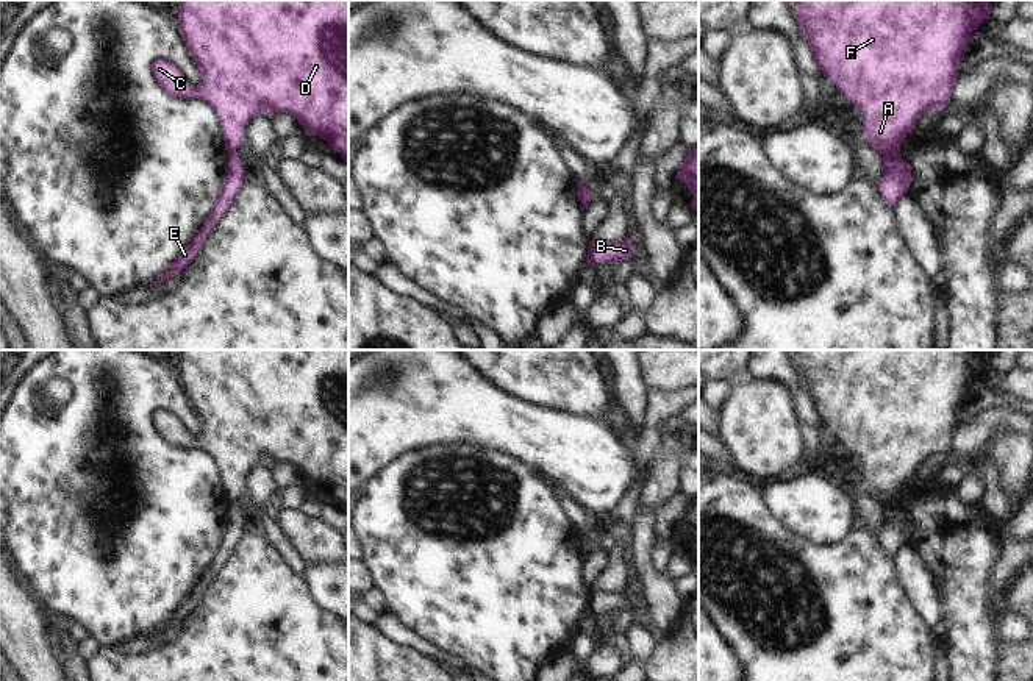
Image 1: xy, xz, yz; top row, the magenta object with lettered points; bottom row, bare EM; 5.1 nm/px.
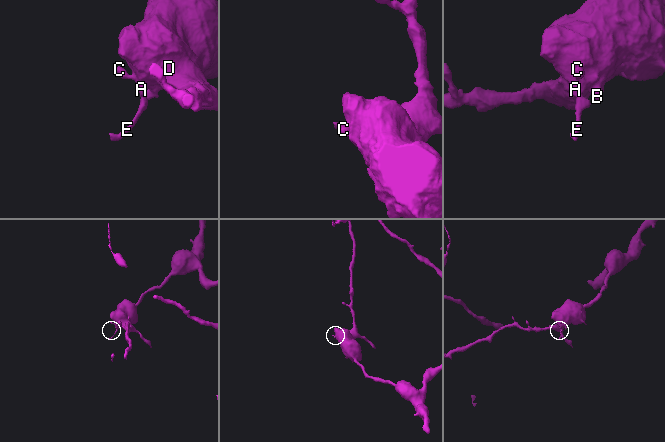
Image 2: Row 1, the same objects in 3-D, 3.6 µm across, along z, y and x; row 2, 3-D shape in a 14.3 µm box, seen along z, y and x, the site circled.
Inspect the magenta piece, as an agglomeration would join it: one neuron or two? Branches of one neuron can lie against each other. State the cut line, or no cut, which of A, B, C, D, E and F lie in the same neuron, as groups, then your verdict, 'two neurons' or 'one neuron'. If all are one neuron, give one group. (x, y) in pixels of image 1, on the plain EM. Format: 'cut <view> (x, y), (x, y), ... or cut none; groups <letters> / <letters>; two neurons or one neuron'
cut yz (899, 497), (883, 505); groups A B C D F / E; two neurons

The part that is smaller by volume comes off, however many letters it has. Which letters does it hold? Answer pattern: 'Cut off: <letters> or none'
Cut off: E

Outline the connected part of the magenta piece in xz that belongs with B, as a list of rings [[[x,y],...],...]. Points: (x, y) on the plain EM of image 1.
[[[631,587],[620,592],[597,592],[591,589],[586,611],[595,615],[608,611],[624,611],[633,608],[633,604],[634,598],[631,595]]]

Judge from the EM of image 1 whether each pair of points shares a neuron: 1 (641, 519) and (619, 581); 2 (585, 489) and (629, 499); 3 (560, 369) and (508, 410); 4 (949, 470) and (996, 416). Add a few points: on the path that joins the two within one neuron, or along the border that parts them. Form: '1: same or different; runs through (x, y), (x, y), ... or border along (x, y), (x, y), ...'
1: different; border along (625, 542), (632, 570)
2: different; border along (641, 481), (636, 481), (621, 497), (613, 513)
3: different; border along (489, 380), (524, 400), (557, 410)
4: same; runs through (960, 456), (982, 430)

